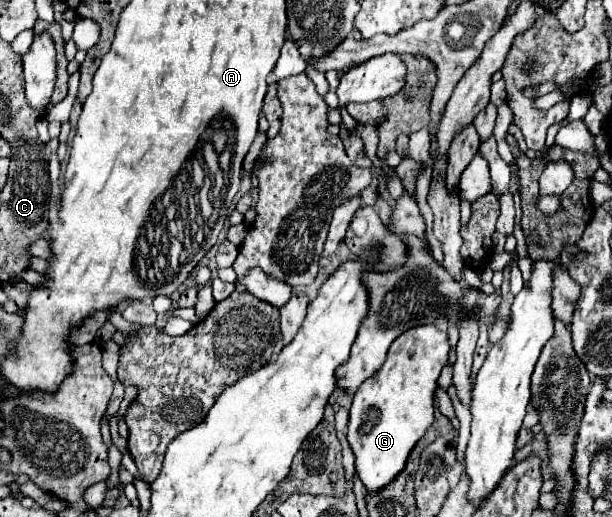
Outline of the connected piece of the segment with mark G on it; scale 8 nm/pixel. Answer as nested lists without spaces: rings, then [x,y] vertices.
[[[418,325],[404,331],[390,345],[378,375],[366,379],[354,395],[348,443],[356,457],[356,473],[368,493],[378,493],[402,473],[410,451],[434,421],[434,389],[448,361],[448,335],[434,325]]]

